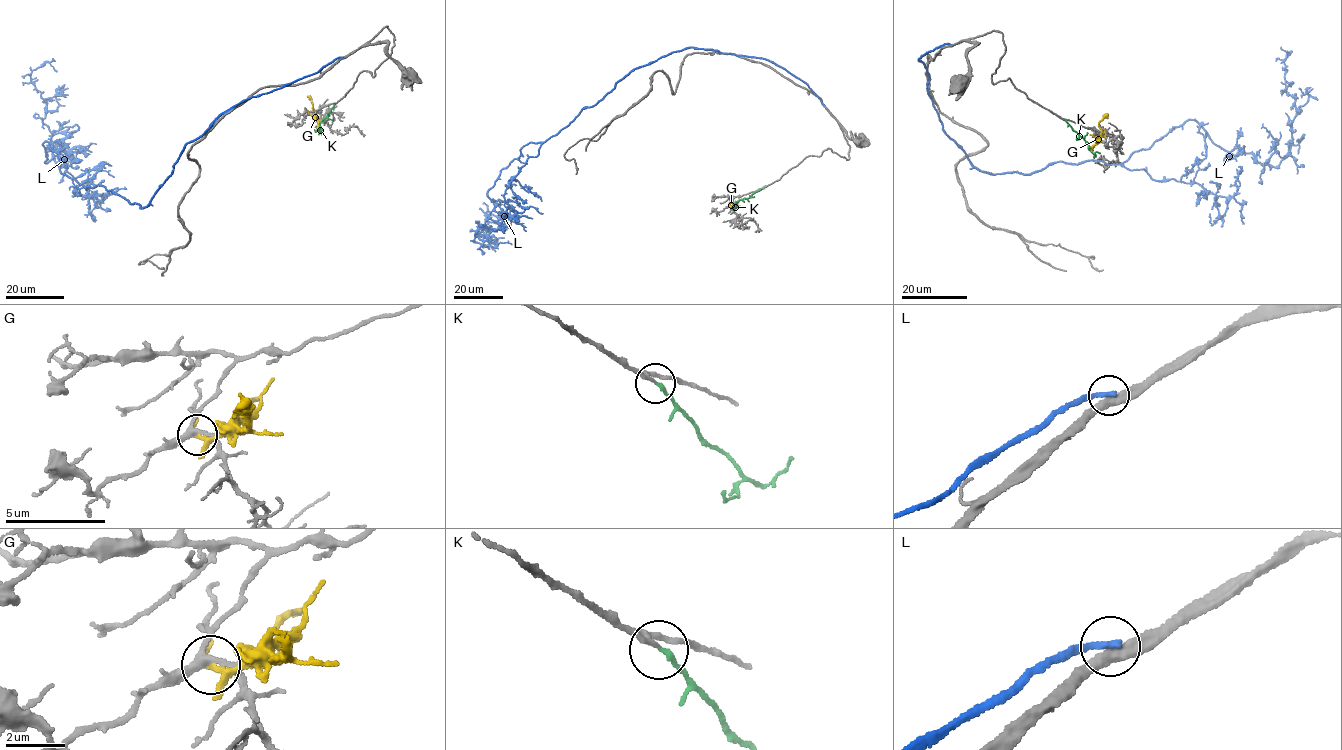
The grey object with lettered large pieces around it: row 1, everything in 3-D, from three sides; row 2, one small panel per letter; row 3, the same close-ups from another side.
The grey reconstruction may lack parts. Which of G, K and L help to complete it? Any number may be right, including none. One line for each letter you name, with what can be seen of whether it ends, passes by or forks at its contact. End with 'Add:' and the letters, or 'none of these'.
K: it ends
Add: K

